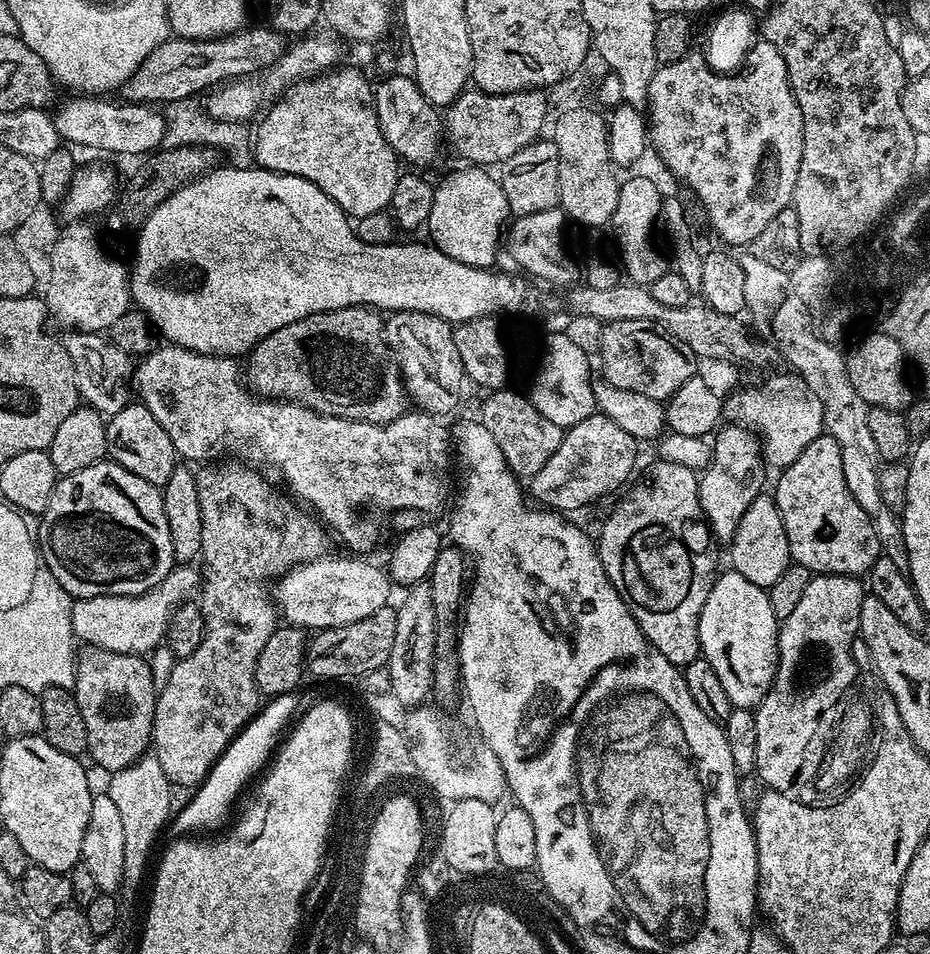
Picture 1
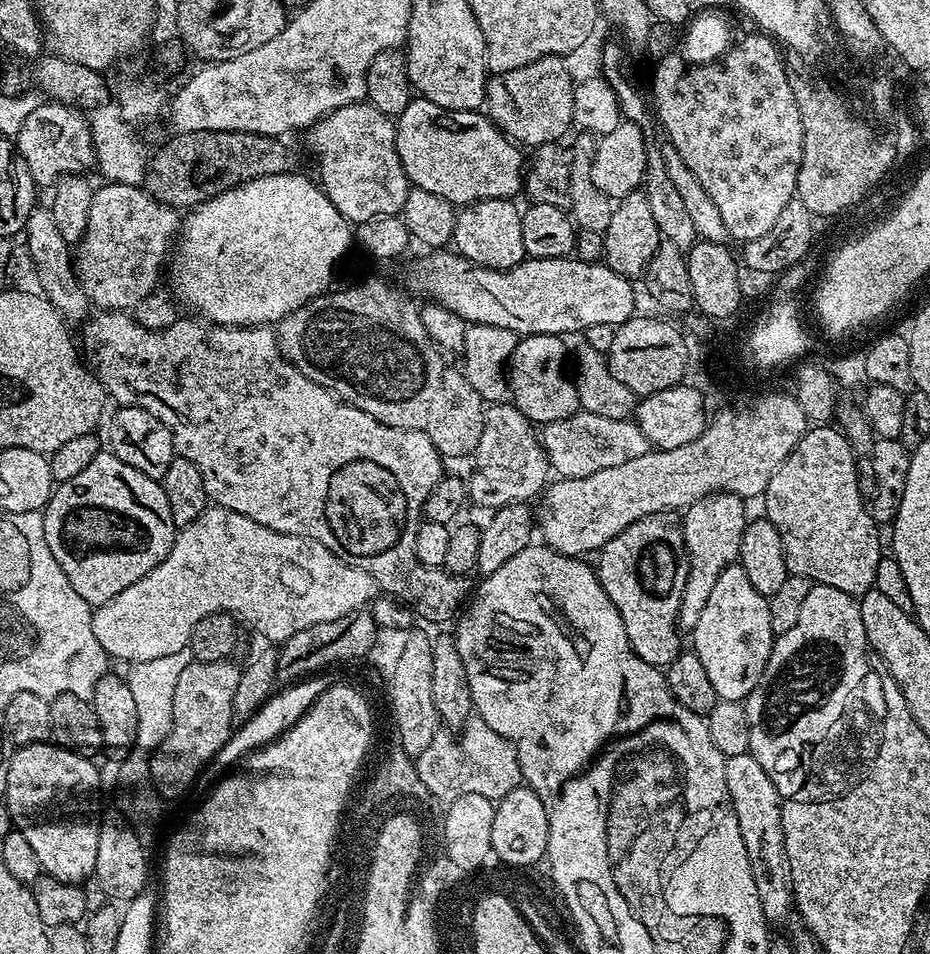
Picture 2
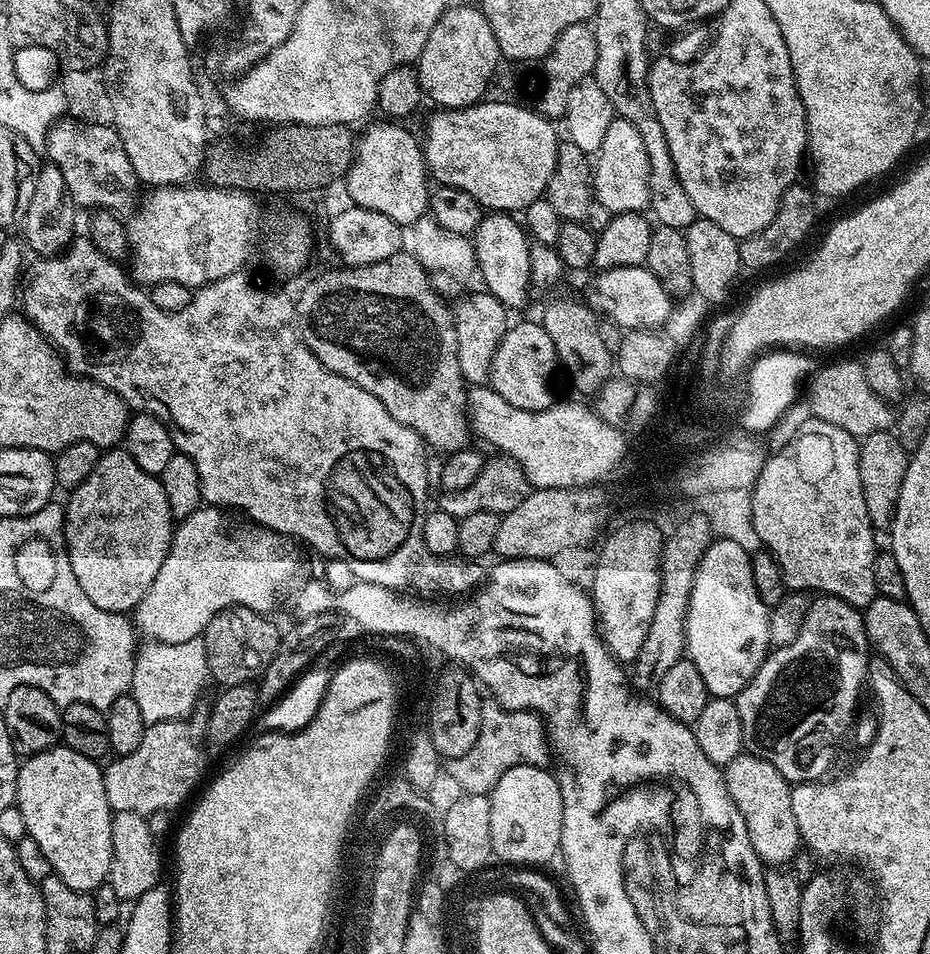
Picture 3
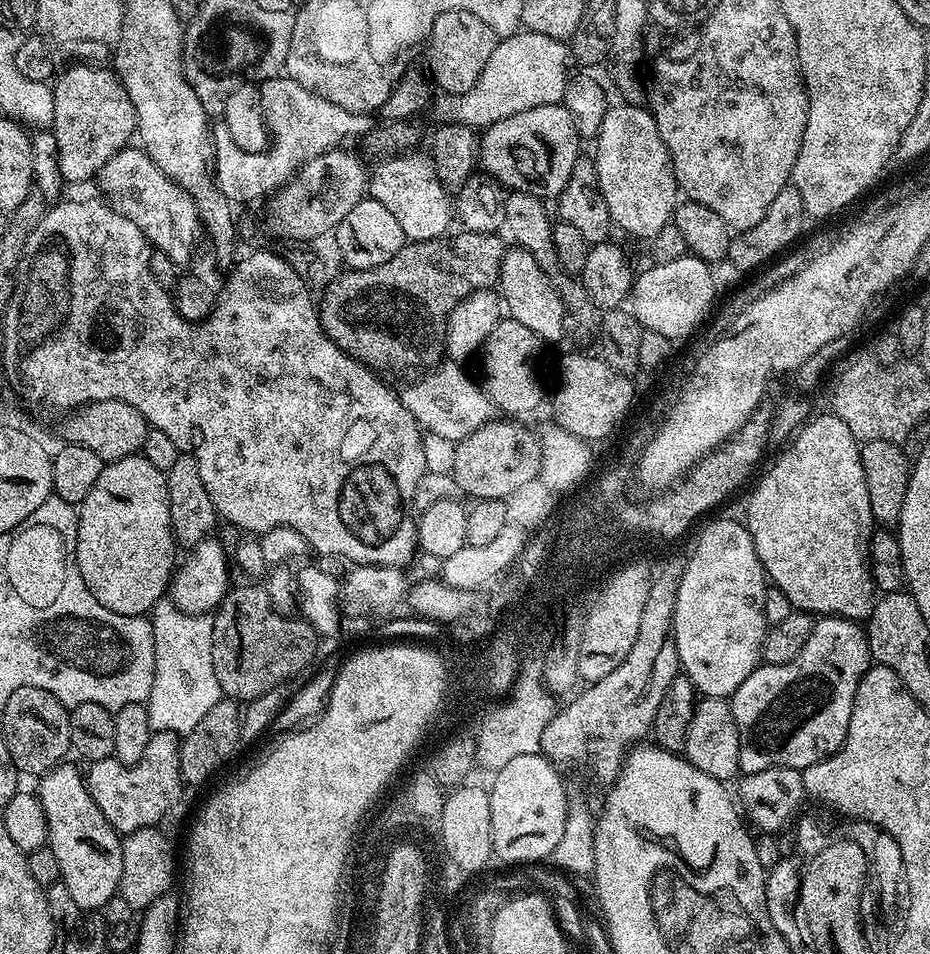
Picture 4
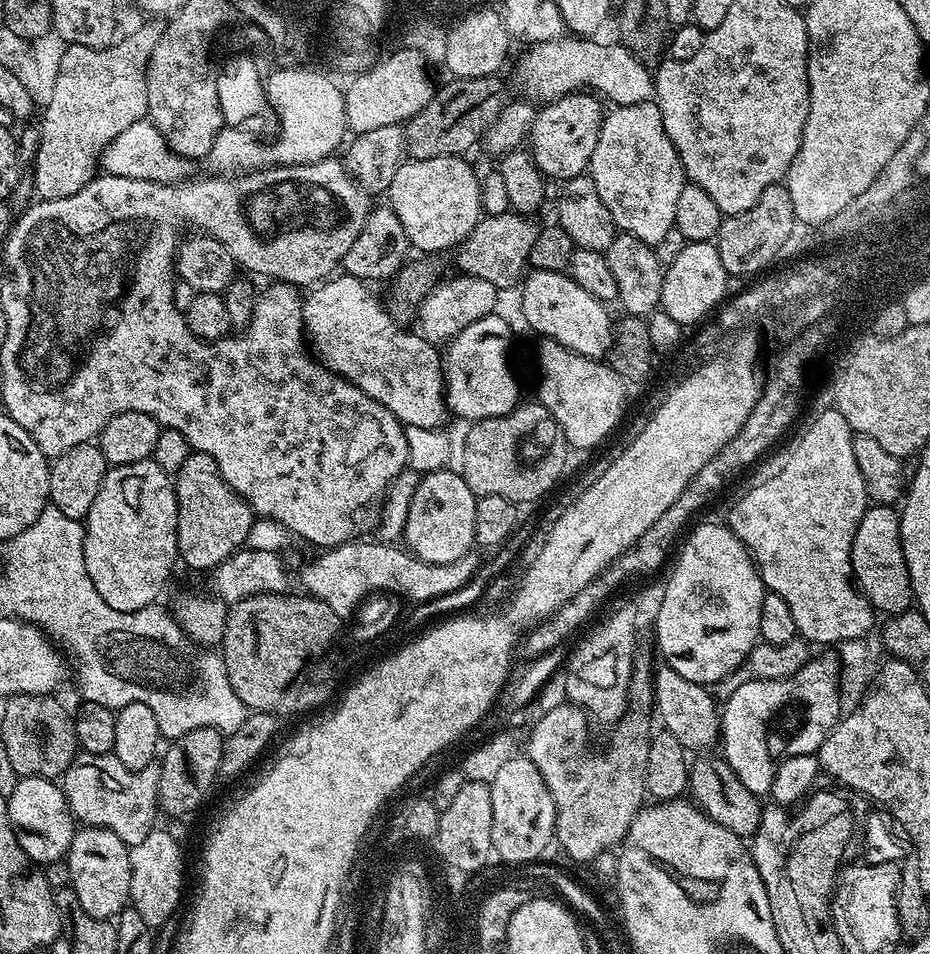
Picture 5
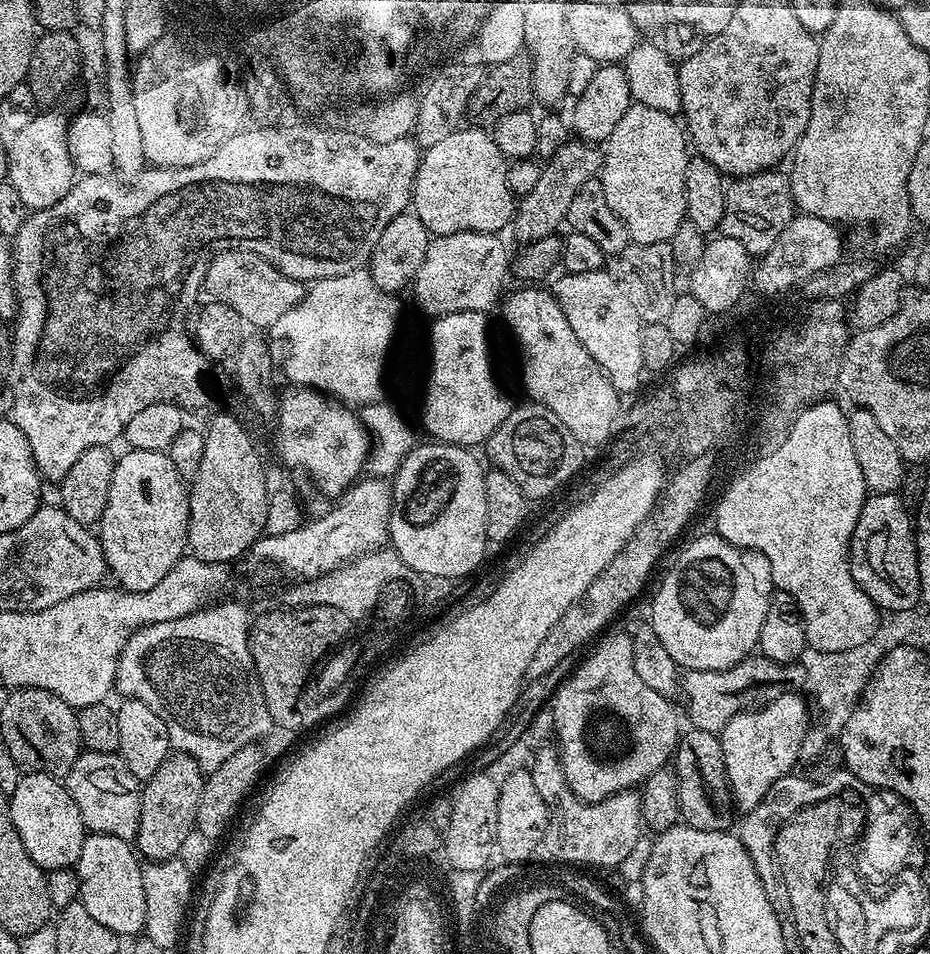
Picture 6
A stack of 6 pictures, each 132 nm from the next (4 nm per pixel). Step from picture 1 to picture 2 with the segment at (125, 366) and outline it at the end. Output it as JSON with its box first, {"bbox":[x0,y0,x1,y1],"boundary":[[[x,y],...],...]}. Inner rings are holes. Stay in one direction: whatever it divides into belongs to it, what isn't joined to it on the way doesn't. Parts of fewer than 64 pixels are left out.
{"bbox":[24,207,90,324],"boundary":[[[40,207],[33,209],[24,231],[28,252],[34,264],[34,272],[41,285],[38,286],[41,293],[55,306],[65,321],[72,324],[78,321],[81,323],[90,314],[90,301],[75,271],[71,245],[60,235],[51,211],[47,207]]]}

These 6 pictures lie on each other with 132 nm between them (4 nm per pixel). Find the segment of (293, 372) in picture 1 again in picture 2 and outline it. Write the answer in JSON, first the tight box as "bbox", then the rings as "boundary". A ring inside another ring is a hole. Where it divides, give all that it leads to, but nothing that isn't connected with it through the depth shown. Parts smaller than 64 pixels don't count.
{"bbox":[275,276,485,457],"boundary":[[[376,276],[360,280],[349,288],[338,288],[314,297],[275,325],[276,344],[284,359],[333,396],[370,414],[370,418],[391,428],[415,428],[426,434],[441,457],[471,457],[478,446],[478,438],[482,438],[485,401],[480,399],[474,386],[466,382],[459,367],[451,368],[443,360],[441,350],[422,326],[417,302],[411,300],[413,297],[407,291],[404,293]]]}

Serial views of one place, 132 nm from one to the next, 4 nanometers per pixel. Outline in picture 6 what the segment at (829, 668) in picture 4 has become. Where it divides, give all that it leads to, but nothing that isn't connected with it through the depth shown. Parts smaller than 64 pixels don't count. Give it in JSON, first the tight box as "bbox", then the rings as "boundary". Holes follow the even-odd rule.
{"bbox":[718,692,808,813],"boundary":[[[787,692],[768,704],[749,707],[752,708],[749,712],[748,709],[742,710],[734,718],[730,718],[730,722],[726,722],[726,726],[718,733],[725,760],[725,774],[731,785],[732,802],[741,813],[754,810],[754,806],[762,802],[766,790],[770,790],[772,781],[789,775],[795,769],[792,767],[798,764],[800,750],[806,744],[804,735],[808,732],[808,704],[802,697],[803,695],[795,692]]]}

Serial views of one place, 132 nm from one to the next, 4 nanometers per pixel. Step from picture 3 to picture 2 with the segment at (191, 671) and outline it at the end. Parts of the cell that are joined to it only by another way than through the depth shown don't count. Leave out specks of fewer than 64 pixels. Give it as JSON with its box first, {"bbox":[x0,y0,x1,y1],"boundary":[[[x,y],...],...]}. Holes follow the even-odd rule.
{"bbox":[120,648,194,788],"boundary":[[[188,648],[178,650],[178,654],[166,654],[163,658],[150,658],[150,662],[138,662],[127,669],[126,679],[130,686],[130,694],[134,698],[134,706],[138,710],[138,734],[134,747],[127,753],[124,765],[120,768],[120,780],[130,787],[136,788],[139,784],[144,784],[150,780],[150,768],[148,772],[148,755],[167,741],[172,735],[172,719],[174,718],[174,690],[178,687],[178,678],[182,675],[182,670],[193,663],[194,657]]]}

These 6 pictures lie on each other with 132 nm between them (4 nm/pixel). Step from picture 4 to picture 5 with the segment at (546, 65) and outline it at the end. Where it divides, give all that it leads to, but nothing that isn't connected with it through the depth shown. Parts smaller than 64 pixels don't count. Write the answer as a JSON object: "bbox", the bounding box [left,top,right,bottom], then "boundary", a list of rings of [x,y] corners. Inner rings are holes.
{"bbox":[516,34,653,106],"boundary":[[[565,34],[559,40],[528,46],[516,64],[516,84],[525,92],[521,93],[536,102],[551,102],[581,90],[591,90],[605,101],[613,100],[611,103],[616,106],[651,101],[653,73],[649,65],[619,42],[599,44],[598,41]]]}

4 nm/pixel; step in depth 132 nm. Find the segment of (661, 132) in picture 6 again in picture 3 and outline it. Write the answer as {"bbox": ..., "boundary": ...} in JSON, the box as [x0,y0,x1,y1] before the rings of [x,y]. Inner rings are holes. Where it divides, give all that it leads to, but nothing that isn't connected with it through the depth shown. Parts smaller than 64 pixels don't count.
{"bbox":[593,117,651,215],"boundary":[[[615,117],[615,120],[611,122],[596,154],[593,193],[595,201],[613,215],[645,211],[651,203],[646,146],[643,145],[638,130],[620,117]]]}

